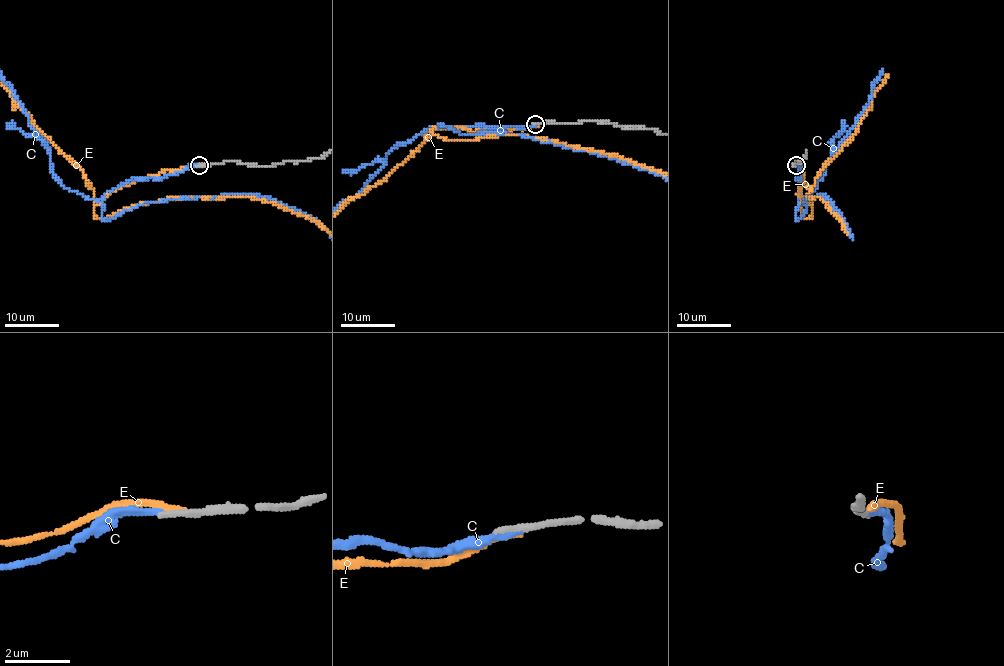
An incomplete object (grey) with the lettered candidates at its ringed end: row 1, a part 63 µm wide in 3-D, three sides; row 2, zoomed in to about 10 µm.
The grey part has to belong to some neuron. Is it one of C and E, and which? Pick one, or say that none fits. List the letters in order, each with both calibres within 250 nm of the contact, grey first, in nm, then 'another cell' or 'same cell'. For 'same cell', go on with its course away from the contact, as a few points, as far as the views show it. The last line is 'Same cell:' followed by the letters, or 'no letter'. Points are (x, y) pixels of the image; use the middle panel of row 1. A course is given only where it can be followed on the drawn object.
C: 240 nm thick on the grey side, 200 nm on the other; same cell
E: 240 nm thick on the grey side, 240 nm on the other; another cell
Same cell: C

